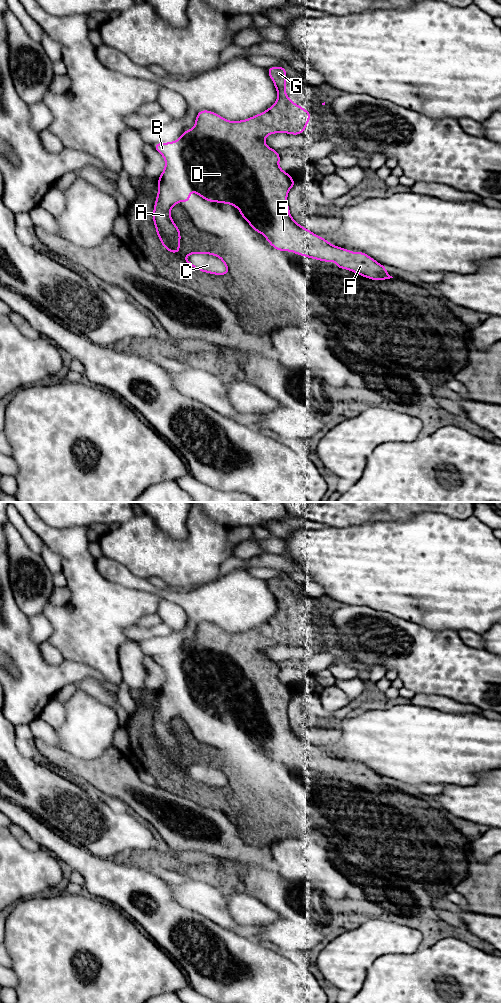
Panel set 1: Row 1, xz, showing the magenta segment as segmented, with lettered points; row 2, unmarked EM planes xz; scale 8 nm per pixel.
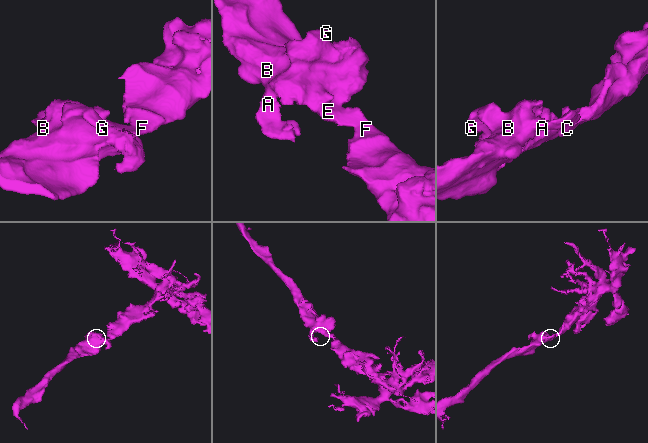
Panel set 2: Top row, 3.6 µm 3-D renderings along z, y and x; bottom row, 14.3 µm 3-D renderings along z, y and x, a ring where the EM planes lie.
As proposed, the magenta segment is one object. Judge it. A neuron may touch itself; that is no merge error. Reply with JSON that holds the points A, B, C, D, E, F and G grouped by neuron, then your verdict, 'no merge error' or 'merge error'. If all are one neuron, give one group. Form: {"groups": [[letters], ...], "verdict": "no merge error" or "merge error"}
{"groups": [["A", "B", "C", "D", "E", "F", "G"]], "verdict": "no merge error"}

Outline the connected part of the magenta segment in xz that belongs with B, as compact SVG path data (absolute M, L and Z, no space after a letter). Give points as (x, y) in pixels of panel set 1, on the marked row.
M273 66L267 69L276 88L278 98L273 106L264 112L241 121L229 121L217 113L202 110L197 113L195 126L183 132L181 137L172 142L156 143L155 150L165 159L165 168L158 178L158 194L155 200L152 219L155 229L163 247L176 254L180 251L180 230L172 220L170 211L178 202L190 202L190 192L193 191L208 202L228 203L239 209L242 218L259 234L263 234L269 244L282 252L294 252L300 256L317 259L324 262L336 263L337 268L346 269L371 280L388 280L393 278L387 273L386 268L371 258L369 255L357 251L356 253L332 245L330 242L312 233L309 229L299 225L289 211L287 196L289 190L296 184L292 177L279 167L281 156L278 152L265 143L265 138L274 133L287 133L299 135L305 131L311 118L309 110L294 104L286 95L286 68Z

